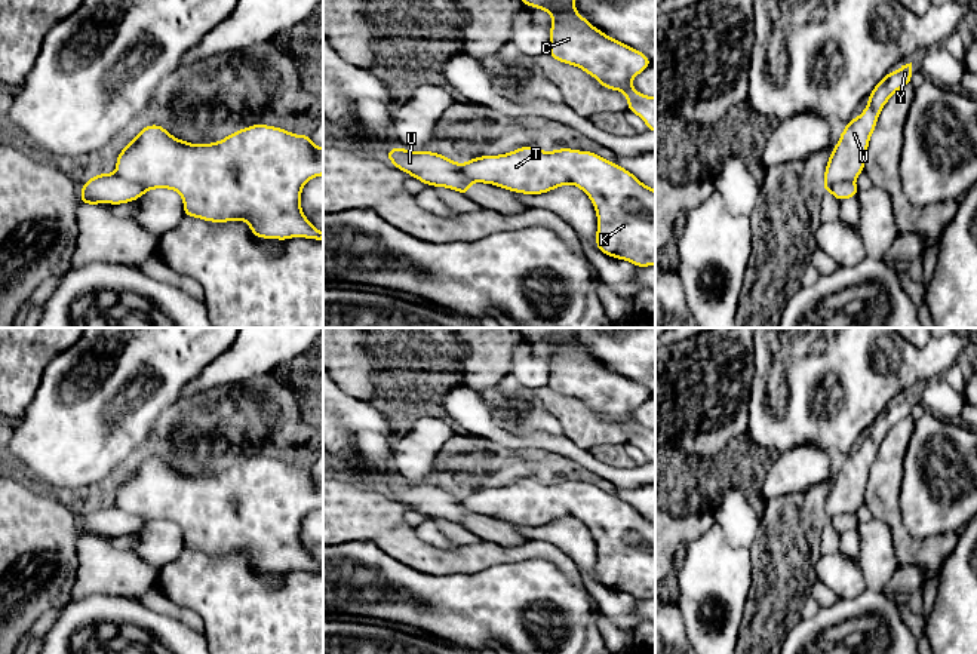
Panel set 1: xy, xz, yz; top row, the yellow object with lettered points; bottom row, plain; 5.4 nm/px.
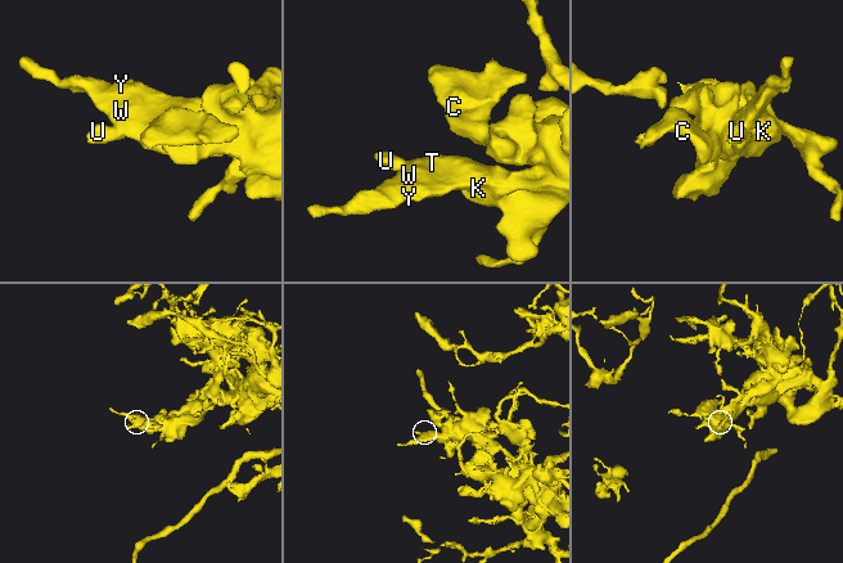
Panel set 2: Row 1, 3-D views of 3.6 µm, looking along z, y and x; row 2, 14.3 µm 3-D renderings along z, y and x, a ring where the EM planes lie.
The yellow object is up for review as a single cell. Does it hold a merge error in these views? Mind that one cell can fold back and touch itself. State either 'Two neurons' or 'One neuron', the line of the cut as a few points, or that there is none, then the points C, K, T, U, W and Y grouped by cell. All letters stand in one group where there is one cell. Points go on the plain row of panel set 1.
Two neurons. Split along xy (116, 504), (135, 515), (144, 524). Groups: C K T W Y / U

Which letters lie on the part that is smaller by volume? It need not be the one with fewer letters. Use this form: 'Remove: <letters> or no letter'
Remove: U

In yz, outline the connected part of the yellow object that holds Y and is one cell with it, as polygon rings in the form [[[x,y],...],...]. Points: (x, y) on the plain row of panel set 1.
[[[912,394],[901,397],[898,403],[890,403],[876,415],[873,424],[867,429],[869,436],[858,449],[848,454],[832,482],[824,503],[823,522],[829,522],[842,513],[855,513],[864,503],[869,472],[876,460],[882,439],[897,423],[910,417],[910,412]]]

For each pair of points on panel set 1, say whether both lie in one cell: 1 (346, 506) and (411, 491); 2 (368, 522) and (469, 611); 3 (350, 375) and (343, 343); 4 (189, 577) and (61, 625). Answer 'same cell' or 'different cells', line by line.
1: different cells
2: different cells
3: same cell
4: different cells

